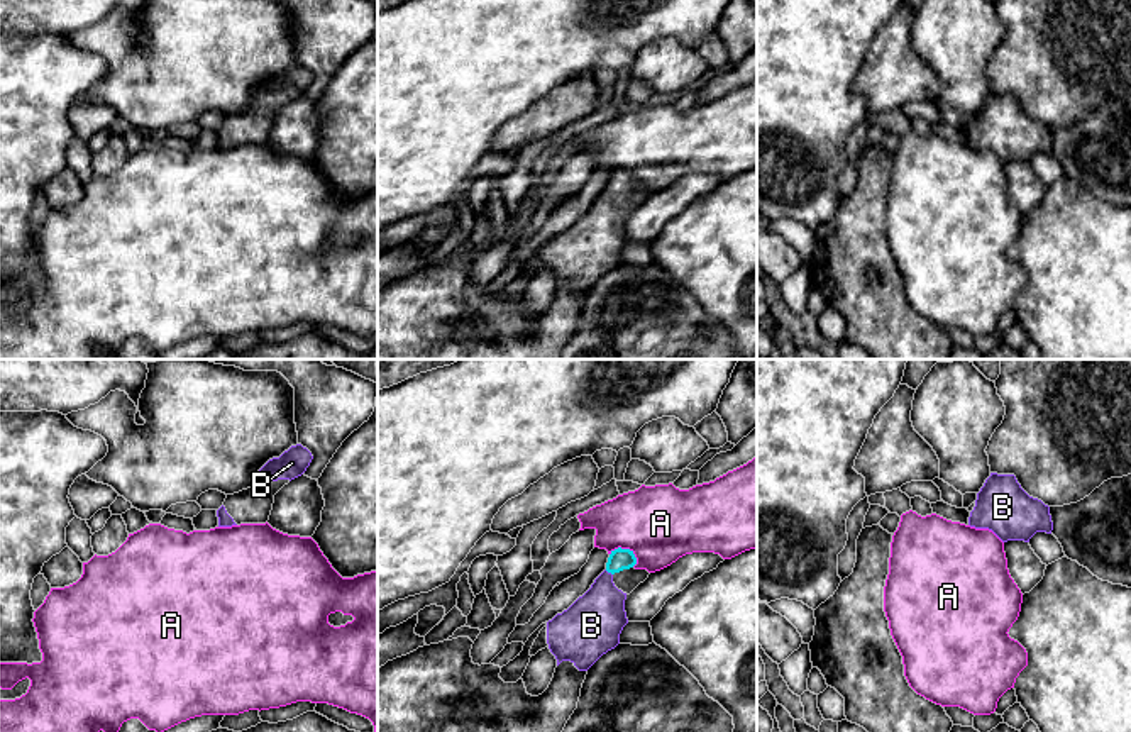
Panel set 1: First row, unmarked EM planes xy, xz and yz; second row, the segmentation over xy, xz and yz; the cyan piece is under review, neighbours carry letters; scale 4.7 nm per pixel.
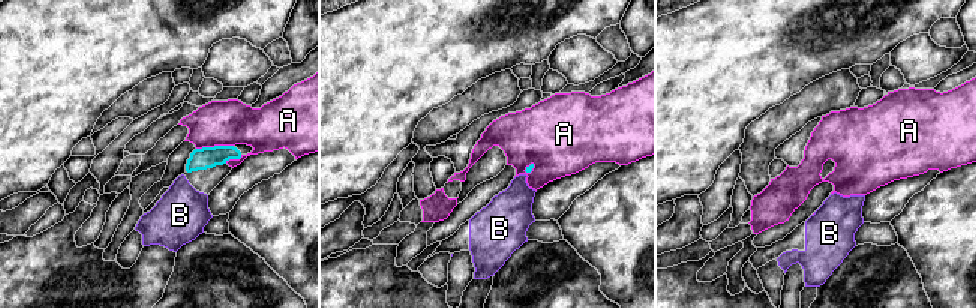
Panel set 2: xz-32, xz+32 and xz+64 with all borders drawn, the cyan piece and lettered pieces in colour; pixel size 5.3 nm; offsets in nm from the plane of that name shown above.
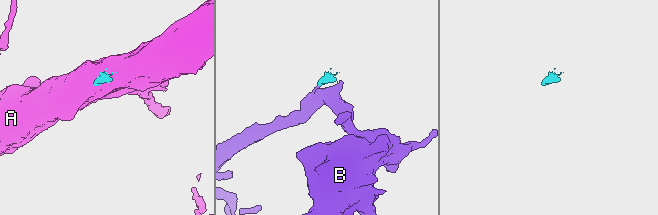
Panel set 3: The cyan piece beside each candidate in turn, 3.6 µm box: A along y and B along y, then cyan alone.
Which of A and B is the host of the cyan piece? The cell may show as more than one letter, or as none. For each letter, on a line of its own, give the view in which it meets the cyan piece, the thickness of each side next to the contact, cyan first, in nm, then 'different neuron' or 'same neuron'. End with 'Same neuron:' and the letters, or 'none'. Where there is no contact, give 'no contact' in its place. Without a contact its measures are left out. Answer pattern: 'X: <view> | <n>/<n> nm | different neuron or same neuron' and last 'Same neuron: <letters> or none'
A: xz | 100/360 nm | different neuron
B: xz | 100/280 nm | same neuron
Same neuron: B

